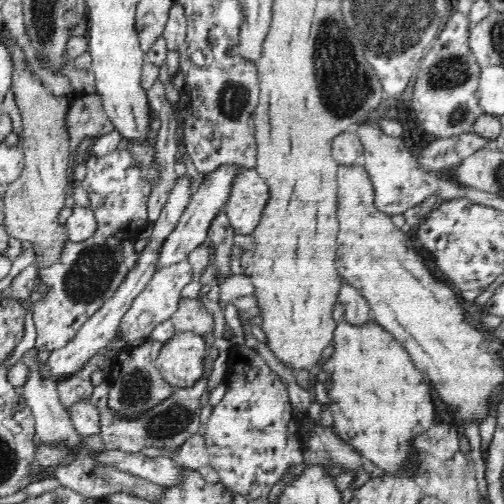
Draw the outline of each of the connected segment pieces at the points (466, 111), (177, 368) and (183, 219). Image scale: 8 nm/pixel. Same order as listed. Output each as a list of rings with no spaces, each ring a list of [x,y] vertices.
[[[453,10],[439,32],[436,42],[426,50],[423,60],[419,62],[414,95],[410,101],[412,112],[414,112],[414,116],[425,132],[434,134],[437,138],[455,137],[471,131],[474,121],[483,113],[479,106],[479,95],[477,93],[482,70],[470,51],[469,32],[469,16]]]
[[[177,332],[163,343],[158,368],[166,382],[176,389],[189,389],[204,376],[206,342],[195,332]]]
[[[223,165],[208,173],[208,178],[202,180],[197,191],[191,196],[191,201],[187,204],[182,216],[180,216],[176,228],[172,230],[166,237],[166,240],[161,244],[155,268],[160,269],[164,268],[164,266],[182,262],[188,258],[188,254],[196,246],[200,246],[200,244],[208,240],[209,236],[207,232],[212,224],[212,220],[216,218],[216,215],[222,211],[223,206],[226,204],[230,194],[231,182],[234,180],[235,174],[239,173],[240,169],[242,169],[240,165]]]

